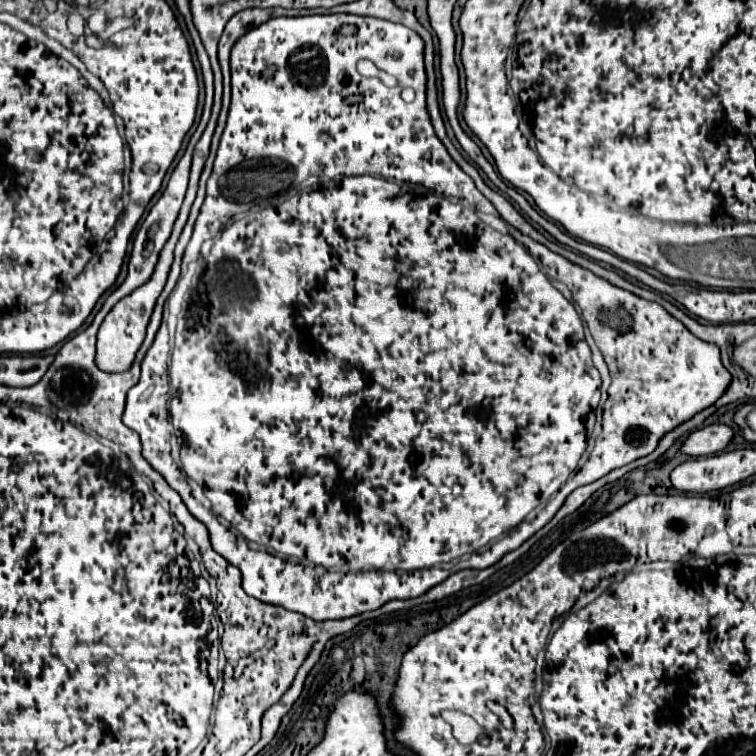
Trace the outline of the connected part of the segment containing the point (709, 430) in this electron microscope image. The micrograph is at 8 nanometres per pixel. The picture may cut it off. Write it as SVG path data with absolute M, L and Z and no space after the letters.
M710 424L694 430L682 444L682 452L690 456L710 456L722 452L734 438L734 430L726 424Z

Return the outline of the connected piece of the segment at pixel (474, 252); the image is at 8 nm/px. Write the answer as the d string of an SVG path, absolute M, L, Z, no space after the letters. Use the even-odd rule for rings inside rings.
M356 14L272 18L266 24L260 24L258 28L250 30L234 44L230 56L230 68L232 68L232 104L228 112L228 122L220 140L212 176L207 181L206 197L185 249L182 264L198 260L203 255L201 246L204 243L212 244L212 250L206 256L204 270L198 272L196 276L196 284L192 284L192 288L188 290L190 296L186 302L186 312L178 316L170 366L168 362L171 345L166 309L156 338L142 360L140 380L136 386L128 390L122 422L140 436L142 456L148 460L148 464L156 472L160 472L166 478L166 482L180 494L190 514L206 524L214 550L242 572L242 588L248 596L254 596L266 604L284 606L286 610L300 612L312 620L342 620L364 612L372 612L390 600L418 598L420 594L428 592L432 586L440 584L452 574L452 570L438 568L436 564L450 562L464 554L468 554L466 568L488 568L496 564L504 554L516 550L522 542L534 536L546 522L550 522L572 490L606 476L614 468L620 468L642 456L648 456L650 452L656 450L664 434L672 432L682 422L694 418L698 412L712 406L728 390L732 376L720 360L720 348L712 342L692 336L692 332L684 328L684 324L676 320L672 314L668 314L660 304L648 302L588 272L586 268L572 264L564 256L554 254L552 250L532 240L530 236L518 232L516 228L510 228L510 234L516 238L514 240L512 236L496 232L478 218L472 206L492 214L492 204L478 192L474 180L466 172L462 172L462 168L452 160L444 144L436 138L426 108L428 78L424 70L424 42L414 30L406 28L404 24ZM360 58L370 58L372 62L376 62L380 70L396 76L400 80L400 86L412 86L416 90L416 100L408 104L400 98L400 88L388 88L378 78L364 78L362 74L358 74L356 62ZM274 157L286 160L300 180L306 180L311 176L316 178L344 176L344 178L330 180L328 184L314 184L312 188L300 190L282 204L270 206L270 210L258 210L244 216L244 208L250 209L254 204L252 200L258 198L258 170L262 170L262 158ZM230 168L234 168L232 174L228 174L228 178L222 180L224 184L228 184L228 188L224 190L228 190L228 196L250 196L251 203L230 202L220 194L218 180ZM448 196L468 200L472 206L452 202ZM538 260L542 260L542 266L546 268L548 276L554 276L556 280L564 282L570 288L572 298L582 312L582 318L576 312L574 304L568 302L550 284ZM603 404L602 420L600 418L596 421L596 408L602 409ZM171 424L182 438L180 464L190 480L172 460ZM590 434L593 443L598 437L598 448L592 450L592 454L585 461L586 464L583 464L584 468L581 467L576 471L580 458L588 448Z

